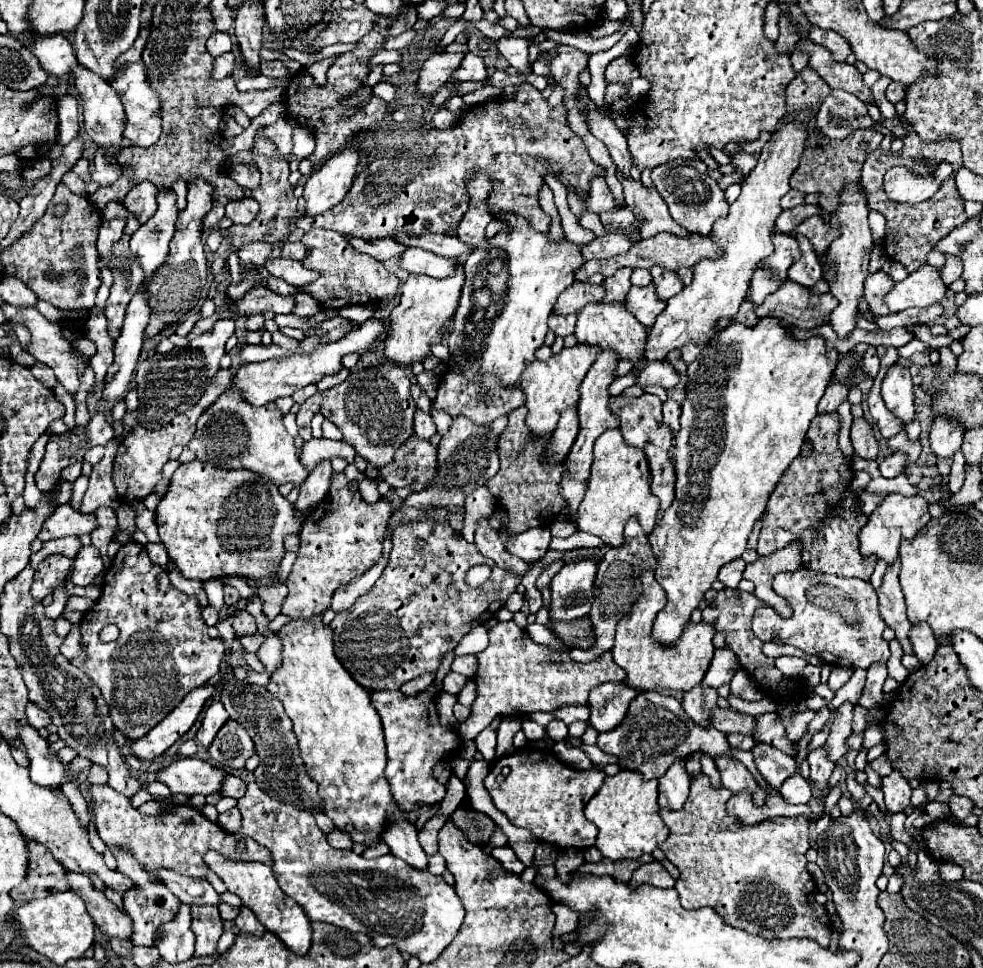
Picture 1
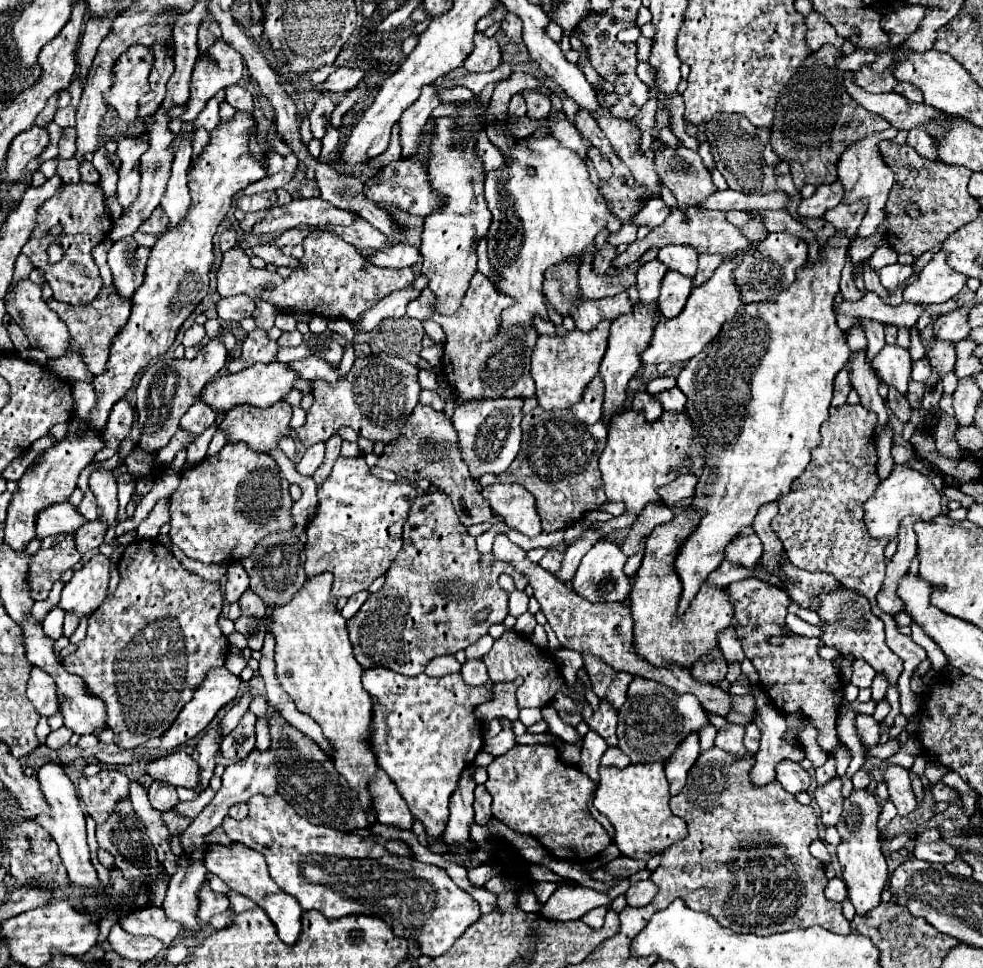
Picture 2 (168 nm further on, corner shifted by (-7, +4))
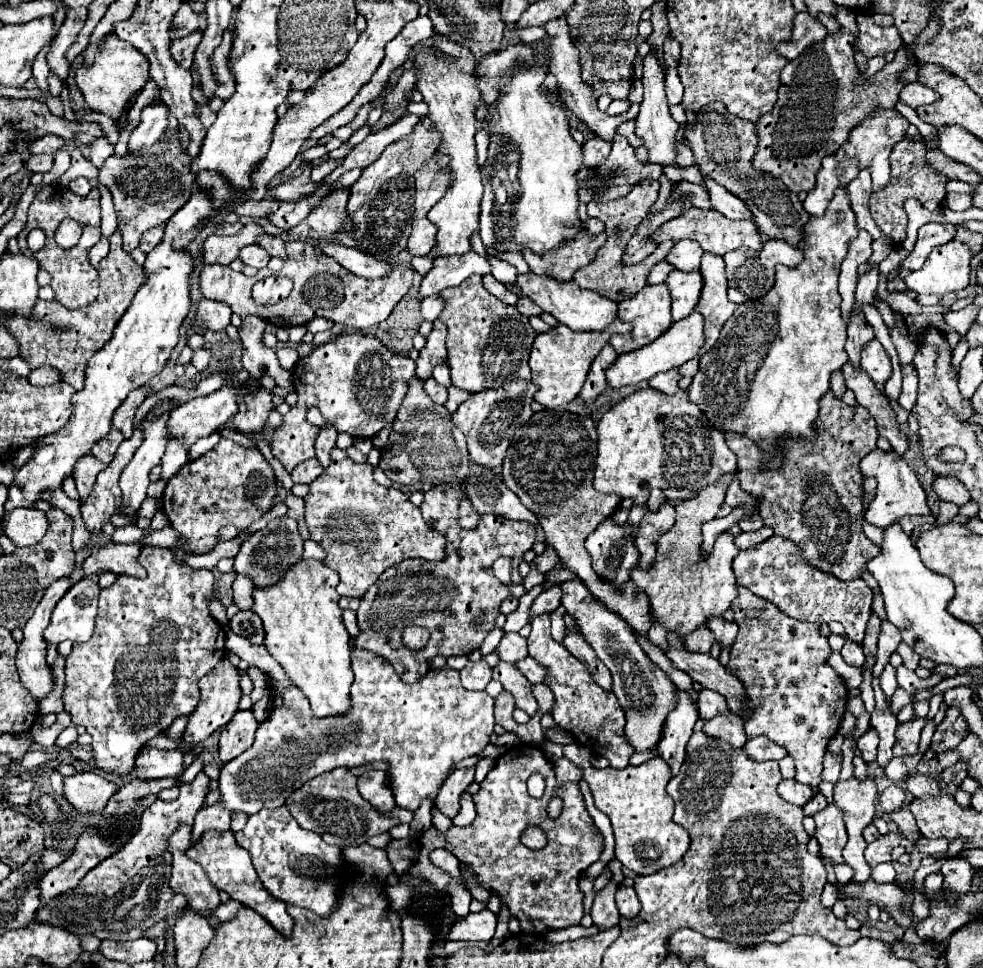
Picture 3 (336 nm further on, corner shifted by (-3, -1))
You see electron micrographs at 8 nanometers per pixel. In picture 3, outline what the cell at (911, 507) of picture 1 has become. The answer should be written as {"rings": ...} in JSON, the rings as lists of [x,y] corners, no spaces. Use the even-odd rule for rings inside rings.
{"rings":[[[877,448],[859,462],[859,468],[861,468],[863,476],[871,476],[877,480],[875,498],[865,508],[865,520],[869,524],[885,530],[887,526],[895,524],[899,518],[903,518],[907,514],[929,514],[931,512],[927,506],[927,494],[921,488],[917,474],[905,464],[905,460],[897,452],[881,452]]]}

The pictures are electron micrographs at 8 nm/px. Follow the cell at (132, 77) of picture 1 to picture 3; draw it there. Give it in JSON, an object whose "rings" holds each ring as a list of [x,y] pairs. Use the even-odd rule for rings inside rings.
{"rings":[[[105,36],[99,42],[95,64],[91,68],[79,68],[75,72],[75,82],[83,92],[87,106],[93,112],[101,112],[113,120],[121,118],[127,112],[127,104],[135,98],[135,94],[139,92],[139,88],[145,86],[147,80],[149,80],[147,58],[129,42],[117,36]]]}

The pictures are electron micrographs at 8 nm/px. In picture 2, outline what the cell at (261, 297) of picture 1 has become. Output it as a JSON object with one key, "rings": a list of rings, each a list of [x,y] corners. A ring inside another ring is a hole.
{"rings":[[[237,295],[231,299],[221,299],[217,303],[217,317],[225,323],[239,323],[245,317],[251,317],[255,311],[255,303],[245,295]]]}

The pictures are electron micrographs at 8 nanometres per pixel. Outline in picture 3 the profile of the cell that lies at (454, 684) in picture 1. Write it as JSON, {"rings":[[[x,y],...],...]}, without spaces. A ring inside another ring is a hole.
{"rings":[[[485,660],[471,662],[461,670],[461,684],[467,690],[485,690],[489,682],[491,682],[491,666]]]}

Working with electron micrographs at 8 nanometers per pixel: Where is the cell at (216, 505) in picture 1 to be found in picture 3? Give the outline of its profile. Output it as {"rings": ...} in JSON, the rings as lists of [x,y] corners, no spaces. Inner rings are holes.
{"rings":[[[233,440],[221,442],[201,458],[187,462],[165,488],[163,512],[179,532],[179,546],[191,554],[209,554],[219,542],[219,530],[233,524],[247,528],[263,518],[277,494],[277,478],[259,450],[243,448]]]}

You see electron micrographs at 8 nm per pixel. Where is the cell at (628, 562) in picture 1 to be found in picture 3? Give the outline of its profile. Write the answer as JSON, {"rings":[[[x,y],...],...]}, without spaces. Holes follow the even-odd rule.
{"rings":[[[665,502],[657,512],[647,512],[639,524],[637,536],[635,536],[635,548],[639,552],[637,566],[649,568],[655,558],[655,542],[657,538],[667,532],[675,522],[675,510],[669,502]]]}

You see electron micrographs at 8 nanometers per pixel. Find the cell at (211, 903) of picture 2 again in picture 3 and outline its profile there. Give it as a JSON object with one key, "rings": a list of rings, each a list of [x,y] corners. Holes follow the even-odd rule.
{"rings":[[[183,824],[169,840],[169,852],[173,854],[171,888],[187,896],[191,912],[195,912],[201,918],[209,918],[213,916],[215,908],[221,904],[219,890],[211,886],[203,868],[185,856],[185,850],[191,846],[189,834],[191,826]]]}

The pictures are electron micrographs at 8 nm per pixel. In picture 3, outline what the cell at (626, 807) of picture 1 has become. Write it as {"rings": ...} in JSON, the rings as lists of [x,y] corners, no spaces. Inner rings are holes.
{"rings":[[[659,756],[623,770],[615,770],[611,766],[599,770],[589,766],[583,768],[583,778],[589,782],[597,810],[607,814],[611,820],[615,832],[615,856],[625,868],[639,876],[647,876],[683,858],[689,848],[689,834],[671,820],[673,800],[665,792],[671,772]]]}

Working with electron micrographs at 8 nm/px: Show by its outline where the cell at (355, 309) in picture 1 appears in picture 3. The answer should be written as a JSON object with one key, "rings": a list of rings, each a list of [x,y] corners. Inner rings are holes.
{"rings":[[[479,274],[469,276],[459,286],[445,288],[443,292],[439,292],[439,298],[445,304],[445,308],[439,314],[439,320],[449,330],[449,336],[447,336],[447,364],[449,364],[449,370],[451,370],[453,386],[473,394],[473,392],[481,392],[481,390],[499,388],[507,380],[519,380],[519,378],[521,380],[531,380],[527,360],[529,360],[529,354],[531,354],[531,348],[533,348],[533,342],[535,342],[537,334],[531,328],[527,316],[523,316],[515,306],[509,306],[509,304],[501,302],[499,298],[495,298],[491,292],[487,292]]]}

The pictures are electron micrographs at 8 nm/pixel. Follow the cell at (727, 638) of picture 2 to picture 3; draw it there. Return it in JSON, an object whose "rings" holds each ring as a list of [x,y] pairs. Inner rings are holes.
{"rings":[[[711,618],[707,622],[707,628],[715,634],[715,640],[721,644],[721,648],[729,648],[737,636],[737,624],[723,618]]]}

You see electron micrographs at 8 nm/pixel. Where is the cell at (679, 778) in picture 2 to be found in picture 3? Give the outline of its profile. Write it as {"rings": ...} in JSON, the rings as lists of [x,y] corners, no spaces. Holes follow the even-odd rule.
{"rings":[[[681,692],[679,704],[667,716],[663,736],[657,746],[657,752],[669,764],[671,774],[679,772],[679,768],[687,756],[685,748],[687,748],[687,742],[689,742],[689,736],[693,732],[697,718],[699,718],[699,714],[697,714],[691,698],[687,696],[687,692]]]}

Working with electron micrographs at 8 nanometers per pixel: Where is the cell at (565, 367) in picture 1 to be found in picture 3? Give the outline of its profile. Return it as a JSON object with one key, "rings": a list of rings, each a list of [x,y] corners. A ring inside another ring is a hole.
{"rings":[[[615,318],[601,332],[573,332],[571,328],[559,324],[551,332],[537,334],[531,356],[529,356],[533,382],[539,386],[539,390],[535,392],[535,400],[545,408],[559,408],[559,406],[575,400],[593,360],[603,350],[603,346],[609,342],[609,338],[613,334],[627,334],[629,330],[631,330],[631,324],[625,324],[619,318]]]}

